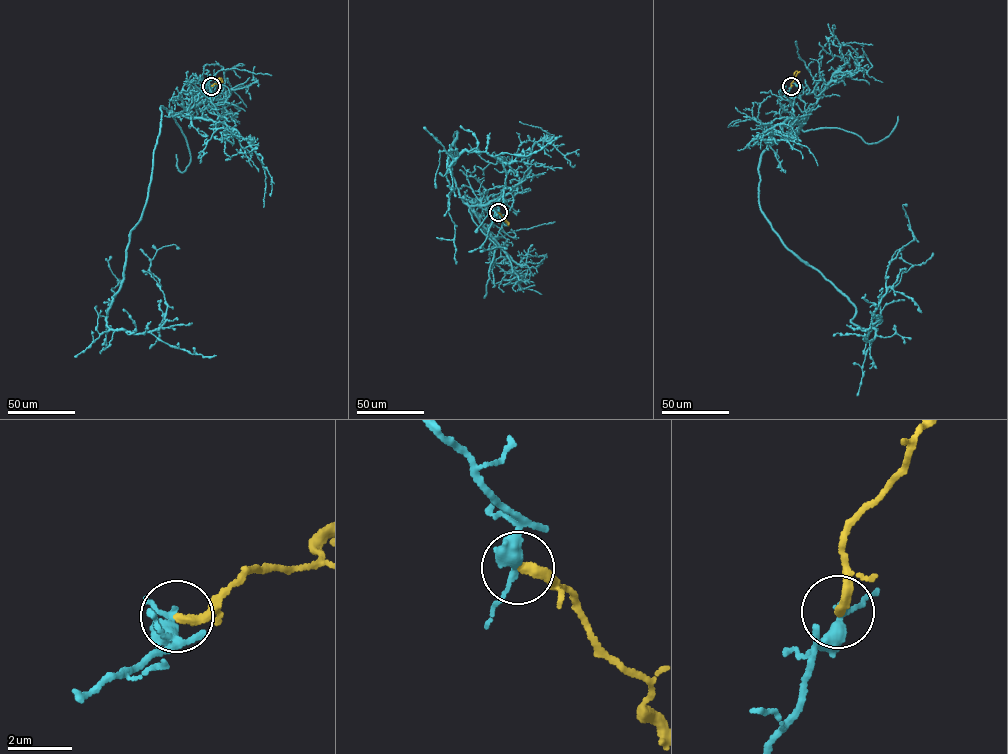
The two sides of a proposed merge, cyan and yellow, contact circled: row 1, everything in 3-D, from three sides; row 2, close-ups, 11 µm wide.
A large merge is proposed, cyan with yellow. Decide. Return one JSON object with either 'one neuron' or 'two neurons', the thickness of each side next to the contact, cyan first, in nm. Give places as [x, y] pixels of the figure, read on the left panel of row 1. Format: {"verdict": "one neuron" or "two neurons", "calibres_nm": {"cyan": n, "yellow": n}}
{"verdict": "two neurons", "calibres_nm": {"cyan": 380, "yellow": 300}}

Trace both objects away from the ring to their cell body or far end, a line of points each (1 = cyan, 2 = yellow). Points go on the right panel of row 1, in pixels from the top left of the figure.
1: (791, 86), (807, 119), (763, 152), (759, 207), (869, 340), (887, 265), (913, 239), (907, 204)
2: (791, 86), (799, 72), (794, 75)

